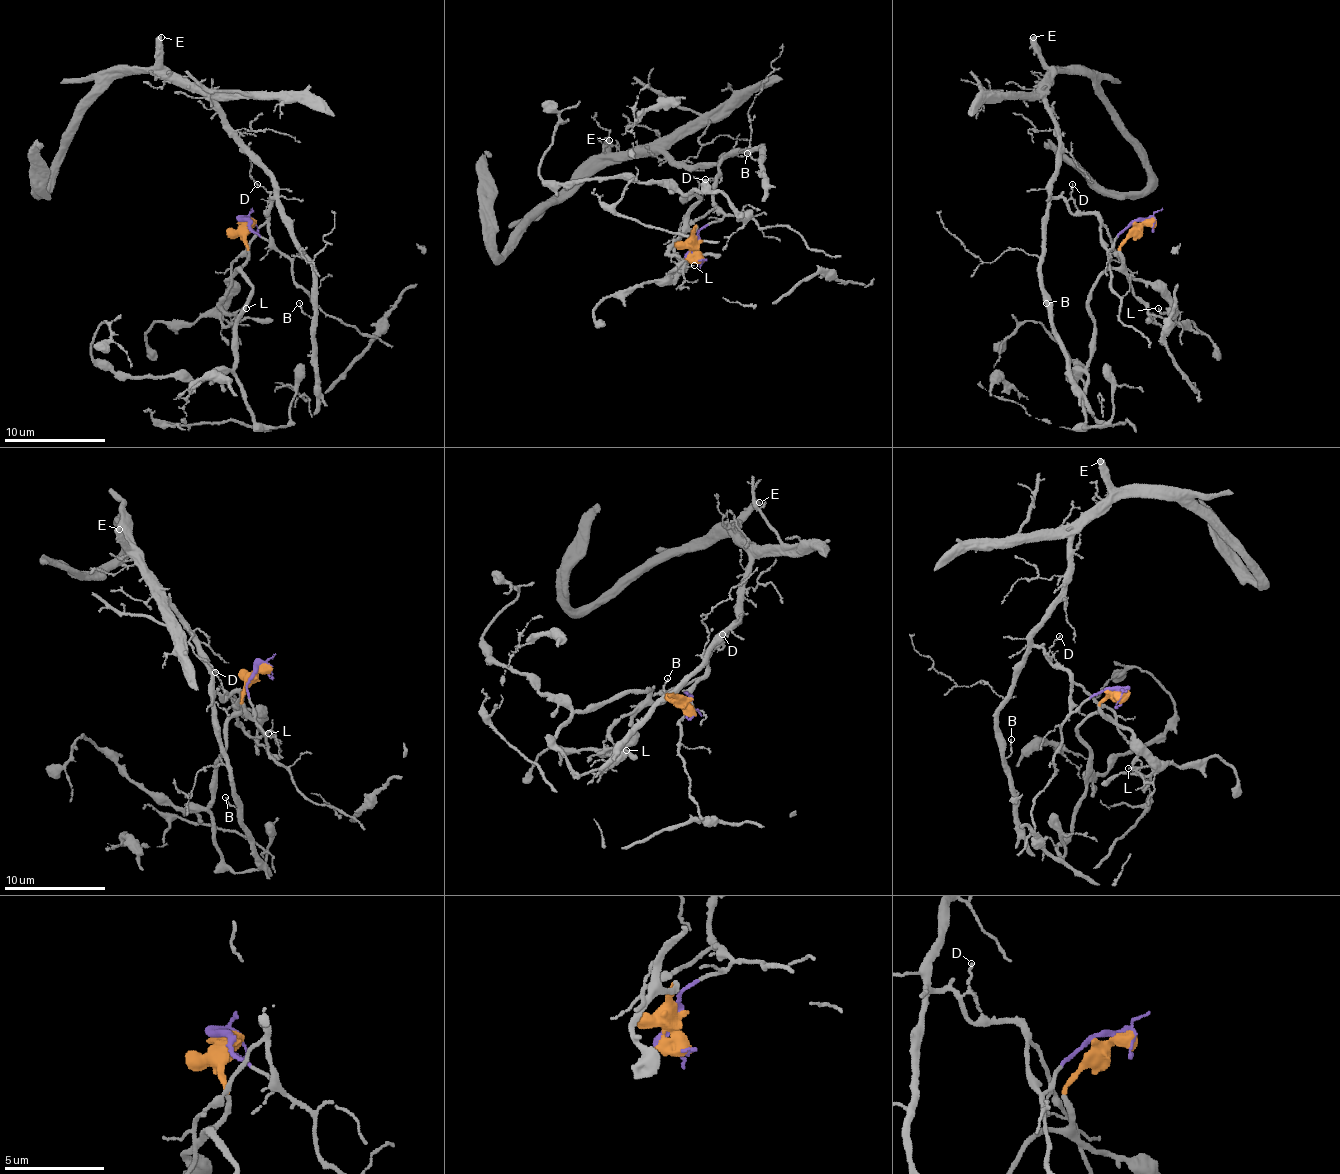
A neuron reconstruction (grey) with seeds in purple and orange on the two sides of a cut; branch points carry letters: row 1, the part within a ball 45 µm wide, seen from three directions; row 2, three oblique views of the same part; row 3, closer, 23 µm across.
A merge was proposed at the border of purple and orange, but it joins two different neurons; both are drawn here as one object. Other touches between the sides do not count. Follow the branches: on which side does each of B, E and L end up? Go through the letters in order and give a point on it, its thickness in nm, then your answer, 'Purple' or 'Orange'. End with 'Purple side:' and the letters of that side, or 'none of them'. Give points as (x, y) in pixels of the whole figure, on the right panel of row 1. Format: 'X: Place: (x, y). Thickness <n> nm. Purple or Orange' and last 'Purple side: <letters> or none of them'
B: Place: (1046, 303). Thickness 100 nm. Purple
E: Place: (1033, 37). Thickness 480 nm. Purple
L: Place: (1158, 308). Thickness 120 nm. Orange
Purple side: B, E

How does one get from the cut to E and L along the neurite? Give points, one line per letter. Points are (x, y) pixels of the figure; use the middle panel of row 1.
E: (692, 253), (697, 233), (720, 215), (714, 180), (722, 157), (689, 165), (656, 152), (608, 152), (608, 139)
L: (692, 253), (692, 233), (697, 228), (679, 241), (674, 256), (679, 266), (669, 276), (679, 268), (694, 266)

